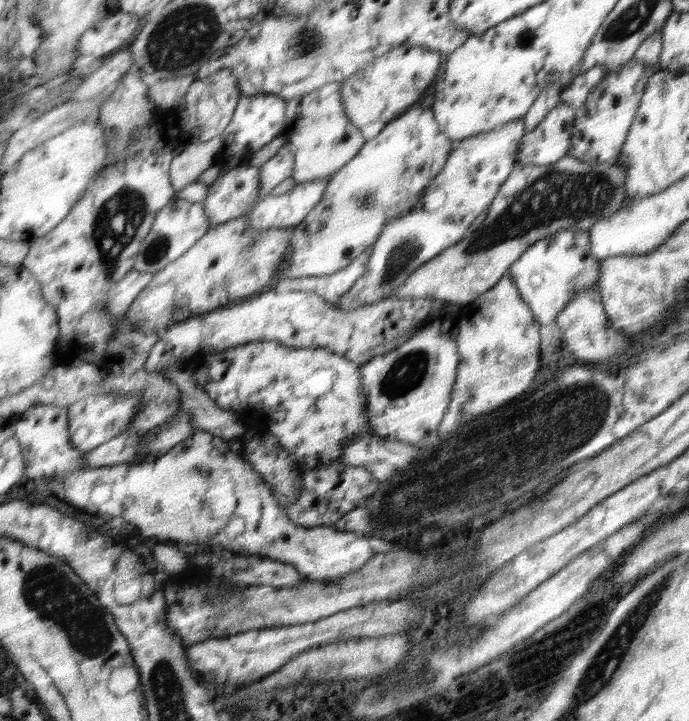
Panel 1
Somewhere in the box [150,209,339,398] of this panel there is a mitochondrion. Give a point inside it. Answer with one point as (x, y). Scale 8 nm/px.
(262, 245)

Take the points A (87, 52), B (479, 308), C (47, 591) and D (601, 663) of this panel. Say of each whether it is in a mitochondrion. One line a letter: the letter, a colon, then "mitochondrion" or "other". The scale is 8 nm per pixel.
A: other
B: other
C: mitochondrion
D: mitochondrion

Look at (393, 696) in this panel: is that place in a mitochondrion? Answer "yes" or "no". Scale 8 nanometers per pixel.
yes

